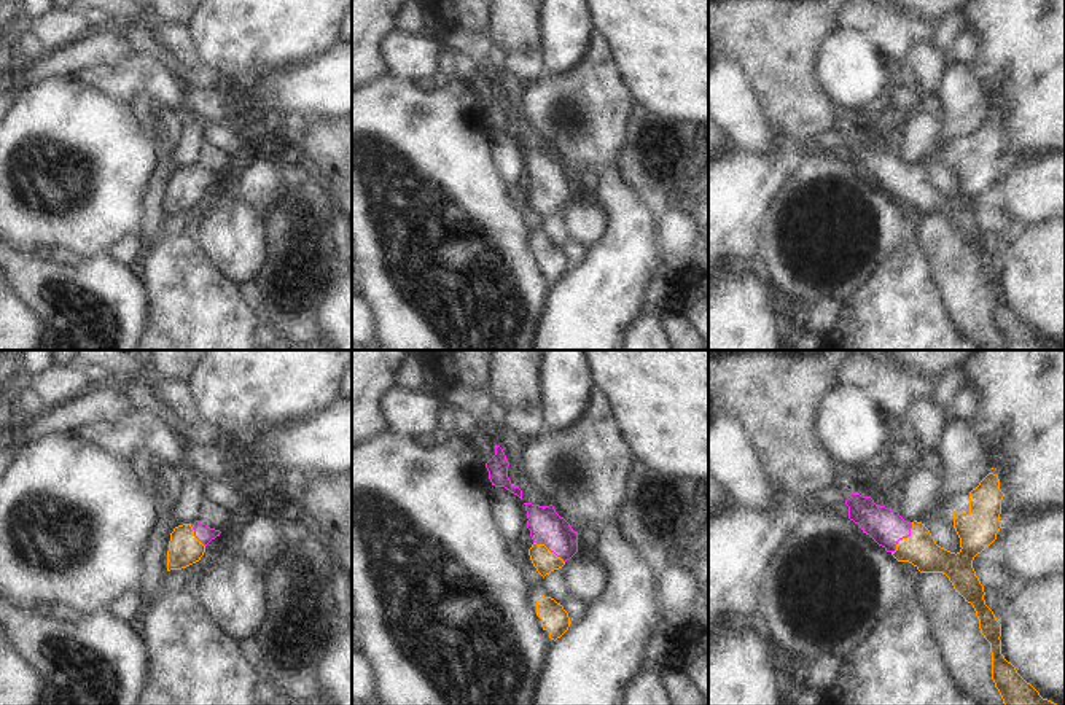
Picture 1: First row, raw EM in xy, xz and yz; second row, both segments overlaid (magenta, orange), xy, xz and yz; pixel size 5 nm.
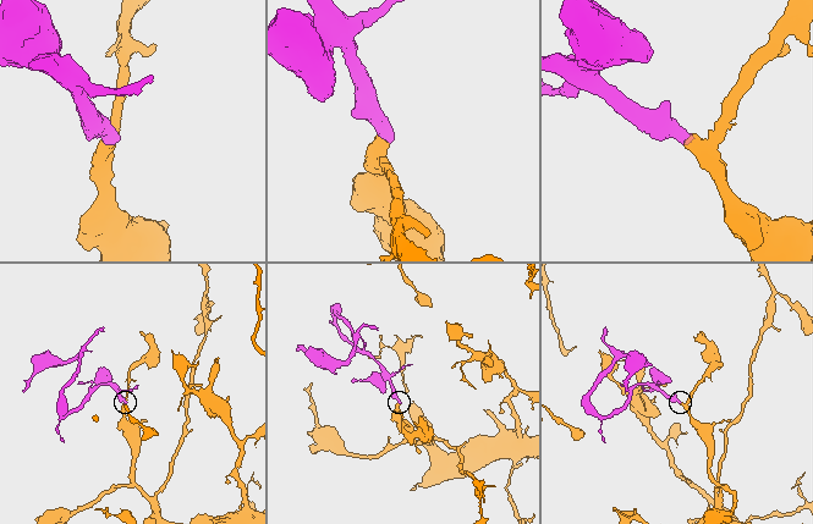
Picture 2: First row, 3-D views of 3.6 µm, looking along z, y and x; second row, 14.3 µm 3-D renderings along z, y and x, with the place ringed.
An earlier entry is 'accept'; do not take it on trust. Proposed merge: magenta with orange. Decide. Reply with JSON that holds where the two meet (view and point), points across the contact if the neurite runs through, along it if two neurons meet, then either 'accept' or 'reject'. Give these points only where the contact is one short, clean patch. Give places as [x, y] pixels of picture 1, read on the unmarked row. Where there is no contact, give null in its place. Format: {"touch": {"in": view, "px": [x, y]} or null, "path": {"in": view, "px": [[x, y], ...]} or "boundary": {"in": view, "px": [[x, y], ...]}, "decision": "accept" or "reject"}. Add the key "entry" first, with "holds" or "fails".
{"entry": "holds", "touch": {"in": "yz", "px": [903, 180]}, "path": {"in": "yz", "px": [[884, 169], [903, 180], [920, 193]]}, "decision": "accept"}

